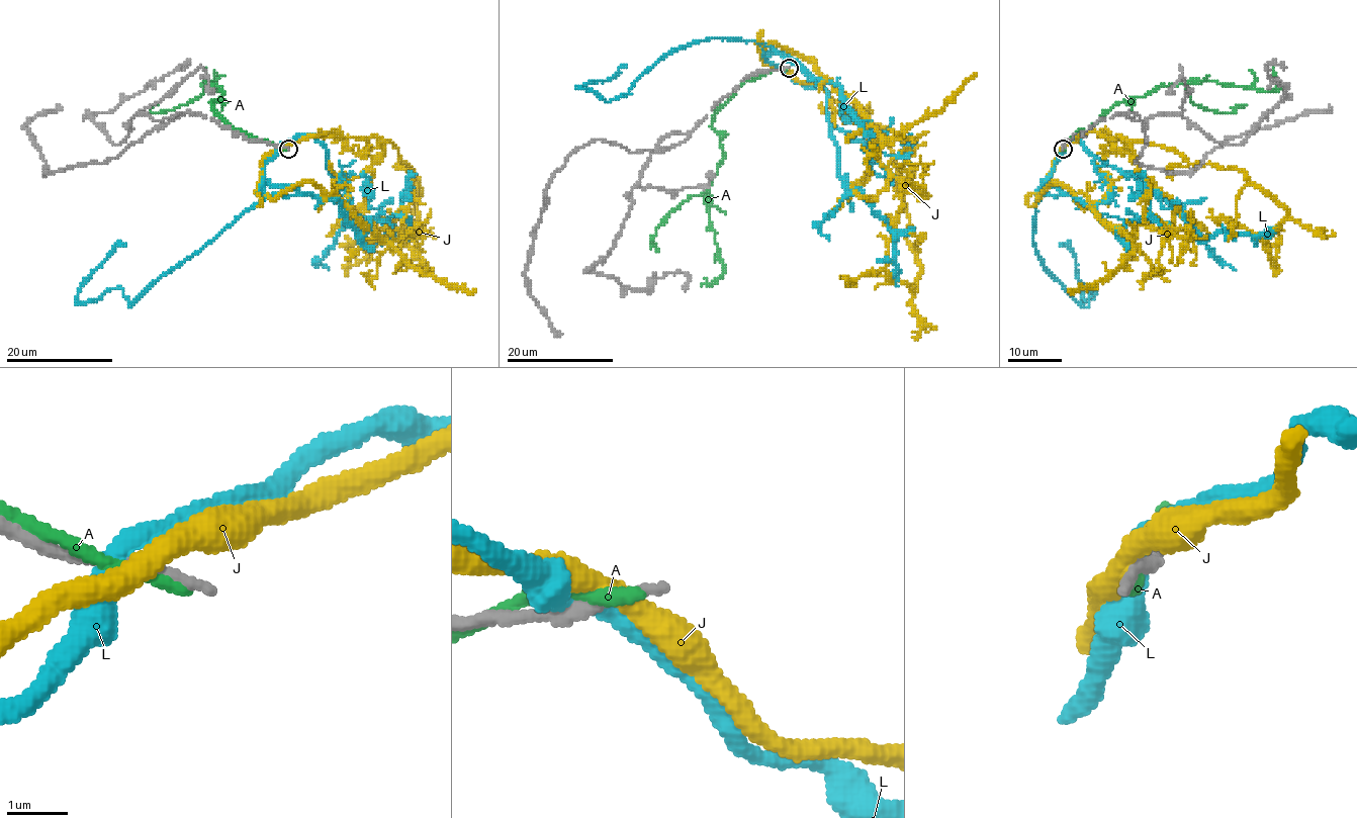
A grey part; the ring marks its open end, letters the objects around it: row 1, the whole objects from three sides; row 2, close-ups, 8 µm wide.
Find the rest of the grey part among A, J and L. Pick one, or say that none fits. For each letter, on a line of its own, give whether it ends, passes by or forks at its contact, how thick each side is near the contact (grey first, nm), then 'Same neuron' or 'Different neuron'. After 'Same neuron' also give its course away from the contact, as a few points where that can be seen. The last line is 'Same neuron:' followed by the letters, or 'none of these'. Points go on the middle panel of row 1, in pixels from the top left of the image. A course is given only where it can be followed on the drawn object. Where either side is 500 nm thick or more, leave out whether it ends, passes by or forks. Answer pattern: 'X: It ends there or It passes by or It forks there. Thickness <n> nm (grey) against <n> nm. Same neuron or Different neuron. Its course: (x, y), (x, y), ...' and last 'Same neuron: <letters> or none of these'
A: It ends there. Thickness 280 nm (grey) against 280 nm. Different neuron
J: It passes by. Thickness 280 nm (grey) against 400 nm. Different neuron
L: It passes by. Thickness 200 nm (grey) against 360 nm. Different neuron
Same neuron: none of these

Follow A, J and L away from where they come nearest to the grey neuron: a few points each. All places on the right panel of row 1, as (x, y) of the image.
A: (1063, 147), (1113, 105), (1146, 96), (1162, 85), (1216, 81), (1276, 91), (1273, 68)
J: (1063, 147), (1097, 131), (1176, 150), (1189, 163), (1238, 168), (1285, 209), (1264, 240), (1271, 260), (1280, 236)
L: (1064, 147), (1033, 243), (1087, 306), (1096, 292), (1083, 302), (1059, 245)

